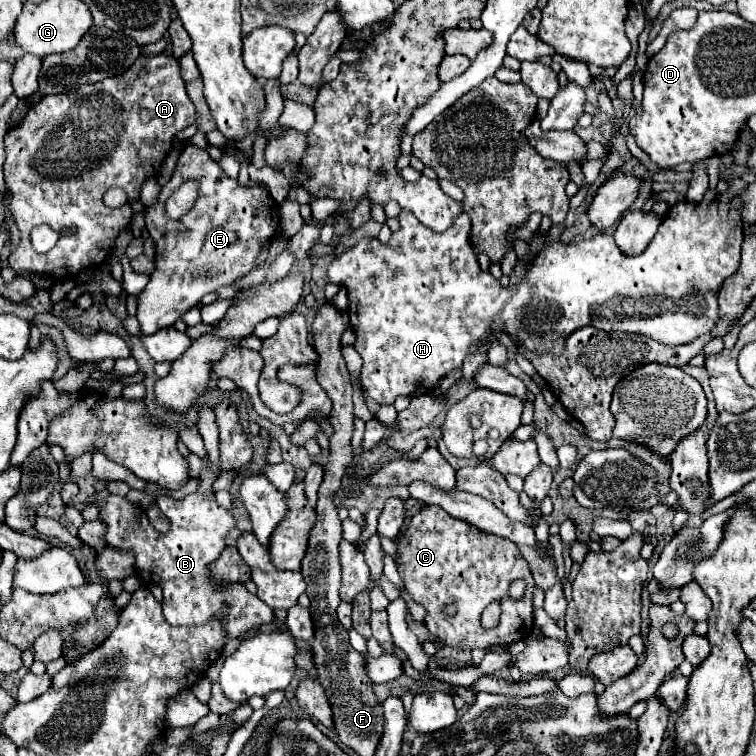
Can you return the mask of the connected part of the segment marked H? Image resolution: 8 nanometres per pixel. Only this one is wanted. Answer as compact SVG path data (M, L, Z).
M731 178L729 180L731 188L723 194L719 194L713 204L709 204L707 208L697 208L695 204L689 202L679 202L673 208L669 208L669 212L663 216L665 220L661 222L655 238L649 242L649 246L645 248L643 254L639 256L623 256L623 252L617 248L615 240L611 234L597 234L591 240L583 240L583 242L573 242L573 244L563 244L563 242L547 242L543 246L543 250L537 254L537 258L533 260L533 264L527 268L527 274L523 276L523 280L519 282L519 286L509 286L509 288L501 288L499 280L495 280L491 274L483 272L479 268L477 256L473 256L473 248L469 248L469 216L463 212L455 224L445 230L443 234L433 234L429 228L425 228L419 220L415 220L415 216L409 210L401 210L399 220L401 220L401 230L395 232L391 236L389 244L381 244L377 238L363 238L359 240L353 248L343 250L339 256L335 256L327 268L327 278L331 284L345 284L347 294L349 294L349 320L351 320L351 328L357 336L357 342L353 344L353 348L359 352L361 360L363 360L363 370L361 370L361 380L363 380L363 388L365 394L369 398L373 398L379 404L393 404L393 400L397 396L421 396L425 392L431 392L435 388L435 384L439 382L439 378L443 378L447 372L451 370L459 370L465 356L475 354L475 352L487 352L489 346L489 330L503 330L507 334L511 334L511 338L517 340L517 344L525 346L531 352L563 352L565 348L565 338L581 328L581 326L593 326L597 330L621 330L621 332L633 332L633 334L641 334L647 336L651 340L657 340L665 346L679 346L679 344L691 344L693 340L697 340L703 334L711 334L711 330L715 328L717 320L719 320L719 306L717 306L717 296L719 296L719 288L725 282L725 278L729 278L731 274L737 272L739 268L739 256L741 256L741 242L743 242L743 224L741 224L741 192L747 188L747 182L743 182L741 178Z

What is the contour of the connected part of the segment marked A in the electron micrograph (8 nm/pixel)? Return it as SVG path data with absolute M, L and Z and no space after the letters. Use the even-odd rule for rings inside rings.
M165 52L163 54L157 54L157 56L139 56L135 60L135 64L131 68L127 68L121 76L113 76L113 78L107 78L107 80L101 80L97 84L85 84L81 88L77 88L77 92L69 92L69 94L49 94L49 96L43 96L37 104L31 104L25 118L21 120L21 124L13 126L7 134L5 134L5 152L7 152L7 160L5 160L5 182L7 182L7 192L11 194L11 200L9 200L9 210L11 210L11 216L21 232L21 240L19 240L19 246L13 250L13 254L9 256L9 268L13 268L15 272L31 272L31 274L43 274L43 276L53 276L55 280L65 280L65 276L69 278L75 278L81 270L91 270L91 268L99 268L105 264L105 258L111 254L113 250L113 244L115 244L115 238L119 236L121 230L125 230L133 218L133 208L131 204L135 200L139 200L141 196L141 184L149 178L149 176L155 176L163 164L163 160L167 158L171 146L173 146L173 138L177 132L185 130L187 126L195 124L195 106L191 102L191 98L187 96L185 92L185 82L179 74L179 62L173 58L173 56L167 56ZM113 186L119 186L127 192L129 200L127 204L123 204L121 208L109 208L103 204L103 194L113 188ZM39 224L47 224L51 230L59 232L59 242L57 246L47 252L47 254L37 254L31 246L31 230Z

